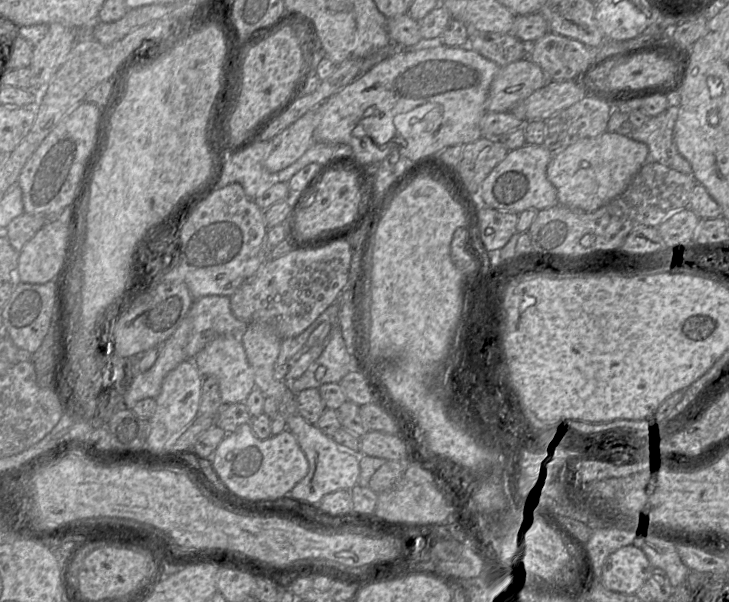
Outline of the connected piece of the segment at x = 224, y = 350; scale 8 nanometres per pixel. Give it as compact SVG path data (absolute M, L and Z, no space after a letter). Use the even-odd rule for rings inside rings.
M218 337L209 342L194 358L193 363L203 377L214 376L219 381L223 405L244 403L255 389L254 372L242 341L235 337Z

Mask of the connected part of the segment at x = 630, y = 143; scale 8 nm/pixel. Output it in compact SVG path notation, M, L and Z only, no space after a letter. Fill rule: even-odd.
M605 131L554 153L547 177L557 189L558 203L577 211L594 212L620 196L646 163L648 146L627 135Z

